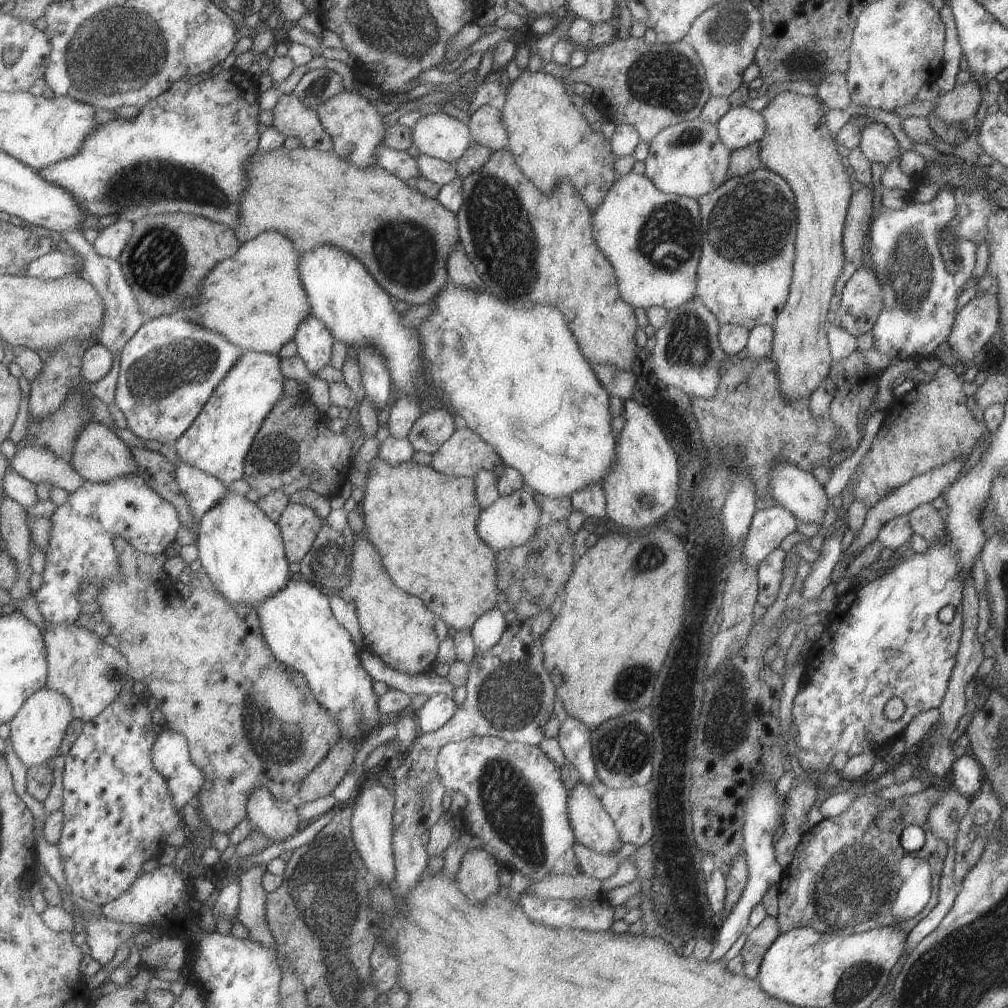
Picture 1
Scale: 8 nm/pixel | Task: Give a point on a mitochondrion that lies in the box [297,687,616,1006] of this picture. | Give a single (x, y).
(510, 805)

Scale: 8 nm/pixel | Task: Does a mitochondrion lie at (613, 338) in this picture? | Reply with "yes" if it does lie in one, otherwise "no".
no

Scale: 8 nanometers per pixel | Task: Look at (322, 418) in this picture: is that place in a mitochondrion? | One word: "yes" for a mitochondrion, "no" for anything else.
no

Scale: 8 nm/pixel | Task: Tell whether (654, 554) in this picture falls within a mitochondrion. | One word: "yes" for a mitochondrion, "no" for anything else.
yes

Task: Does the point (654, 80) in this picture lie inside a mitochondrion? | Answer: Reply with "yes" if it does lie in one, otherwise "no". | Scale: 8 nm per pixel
yes

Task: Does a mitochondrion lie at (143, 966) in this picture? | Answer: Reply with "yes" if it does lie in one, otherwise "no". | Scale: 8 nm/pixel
no

